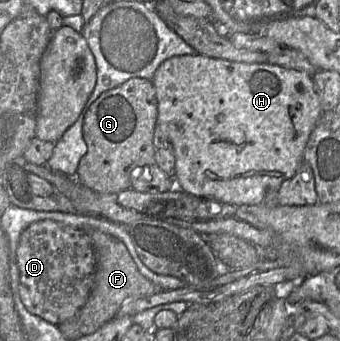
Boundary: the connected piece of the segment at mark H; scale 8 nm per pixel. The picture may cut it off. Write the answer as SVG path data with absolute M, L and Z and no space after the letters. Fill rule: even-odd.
M199 54L174 56L161 63L151 81L156 91L157 124L168 136L175 153L175 170L173 173L175 185L187 194L234 206L250 206L262 203L266 193L272 190L278 191L284 181L295 175L303 161L304 149L308 139L323 113L319 98L314 90L312 76L301 71L268 63L232 62Z

